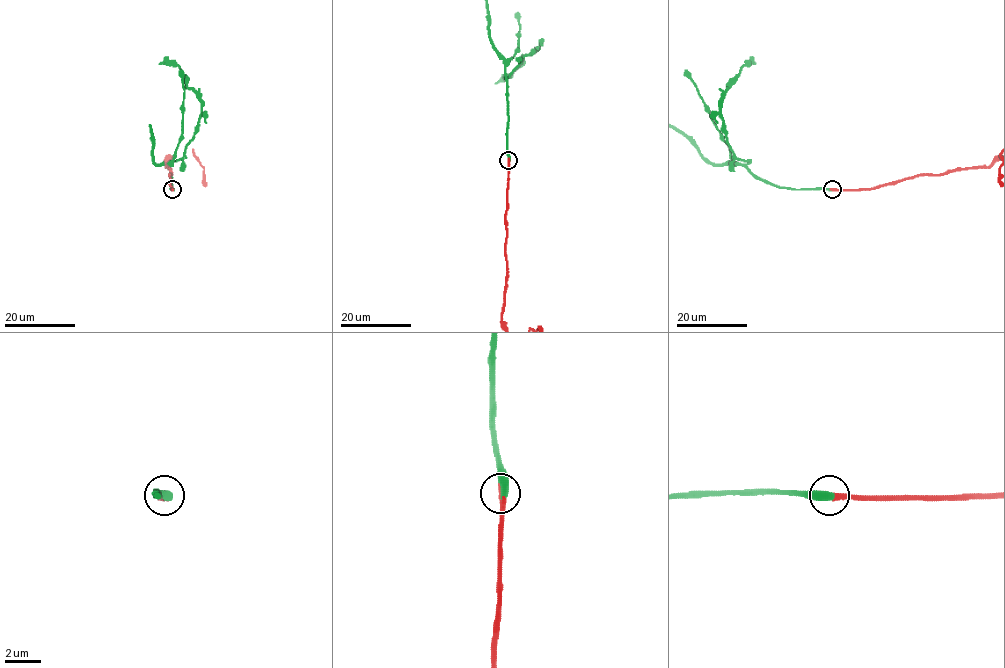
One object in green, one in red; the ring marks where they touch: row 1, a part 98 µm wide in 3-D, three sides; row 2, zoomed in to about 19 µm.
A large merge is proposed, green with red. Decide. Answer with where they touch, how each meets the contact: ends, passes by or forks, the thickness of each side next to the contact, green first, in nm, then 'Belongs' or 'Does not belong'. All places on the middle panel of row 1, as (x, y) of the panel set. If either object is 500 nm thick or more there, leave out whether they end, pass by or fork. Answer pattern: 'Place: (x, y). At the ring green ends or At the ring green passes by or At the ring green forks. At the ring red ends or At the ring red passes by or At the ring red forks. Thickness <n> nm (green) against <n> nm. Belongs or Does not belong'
Place: (508, 160). Thickness 500 nm (green) against 360 nm. Belongs

